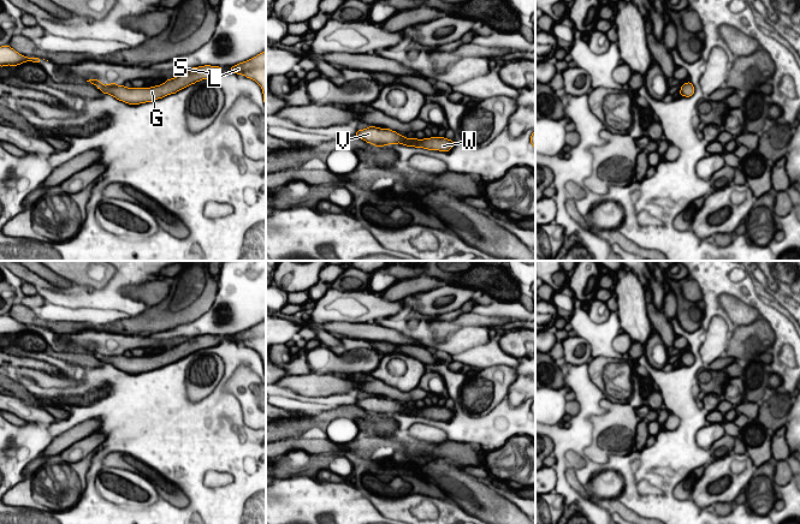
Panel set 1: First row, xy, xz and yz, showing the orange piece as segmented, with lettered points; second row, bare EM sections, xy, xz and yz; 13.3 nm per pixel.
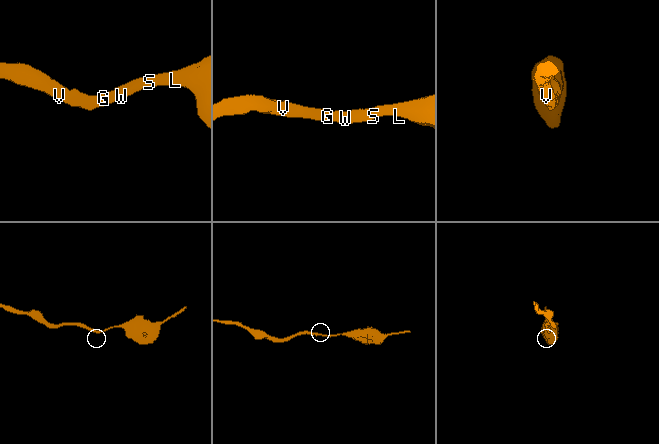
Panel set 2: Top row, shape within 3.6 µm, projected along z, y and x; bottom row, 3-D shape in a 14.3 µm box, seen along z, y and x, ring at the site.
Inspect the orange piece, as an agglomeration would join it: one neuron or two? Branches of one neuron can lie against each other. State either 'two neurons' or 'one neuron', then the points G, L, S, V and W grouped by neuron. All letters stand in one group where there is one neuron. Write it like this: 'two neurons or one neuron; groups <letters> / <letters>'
one neuron; groups G L S V W

